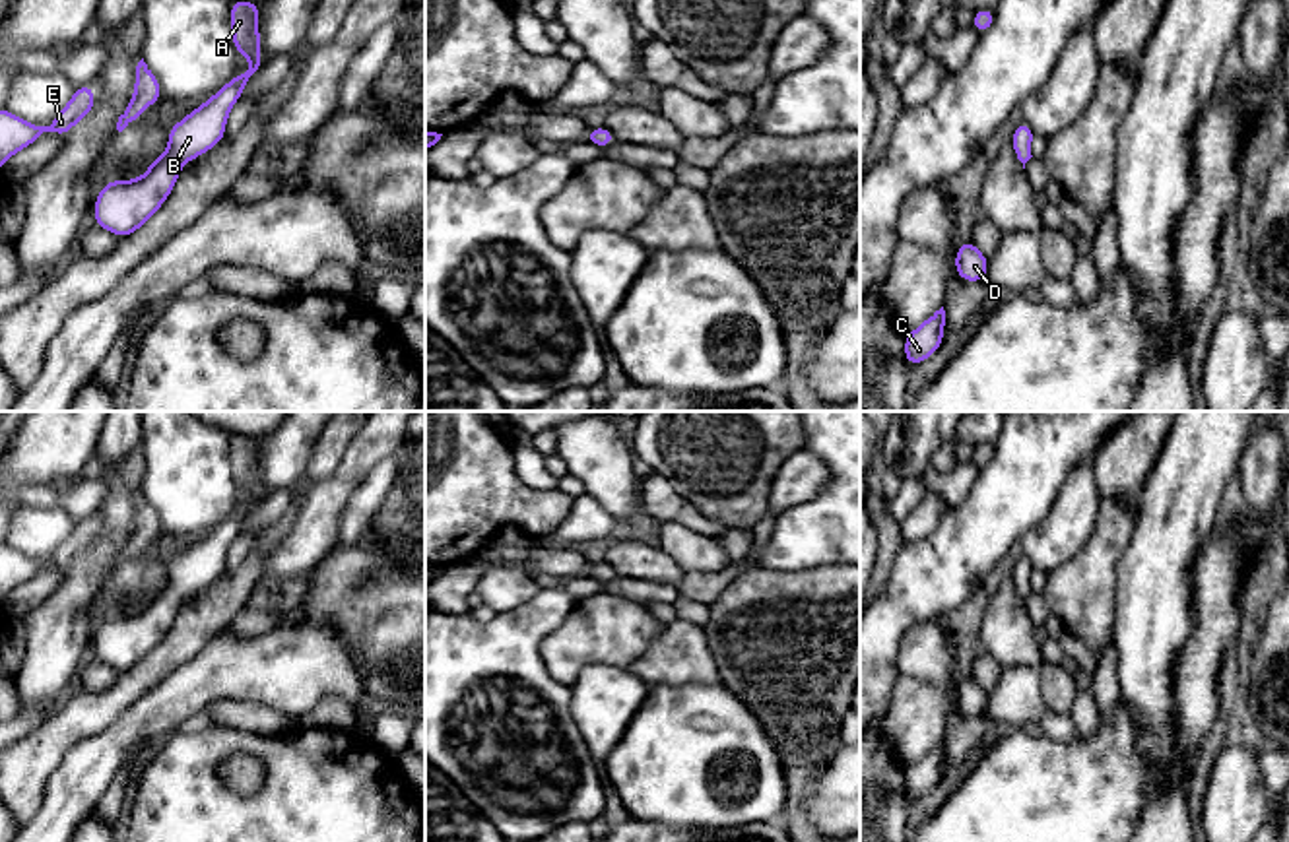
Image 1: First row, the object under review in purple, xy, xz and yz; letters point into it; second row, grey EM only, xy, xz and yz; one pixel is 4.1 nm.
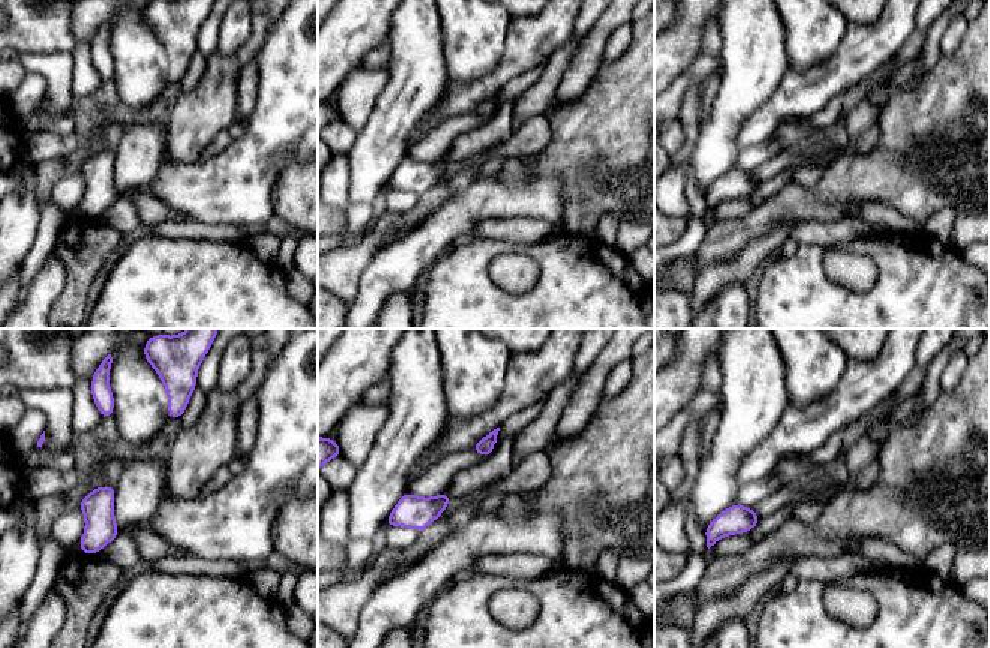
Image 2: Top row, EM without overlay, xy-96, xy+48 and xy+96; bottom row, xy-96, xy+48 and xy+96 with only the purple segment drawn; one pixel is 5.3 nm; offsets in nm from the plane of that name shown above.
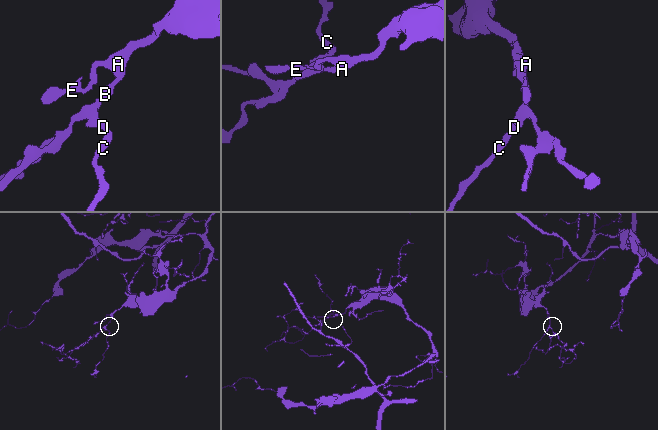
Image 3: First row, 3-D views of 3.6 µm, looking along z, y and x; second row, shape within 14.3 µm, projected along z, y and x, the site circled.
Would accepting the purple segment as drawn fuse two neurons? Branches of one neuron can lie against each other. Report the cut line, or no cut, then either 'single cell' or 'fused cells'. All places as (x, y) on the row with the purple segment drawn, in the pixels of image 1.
no cut; single cell

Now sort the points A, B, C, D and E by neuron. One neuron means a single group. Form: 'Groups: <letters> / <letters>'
Groups: A B C D E

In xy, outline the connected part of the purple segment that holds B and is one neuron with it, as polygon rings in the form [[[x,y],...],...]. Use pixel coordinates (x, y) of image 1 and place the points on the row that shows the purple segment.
[[[231,0],[231,37],[235,52],[252,62],[250,70],[237,74],[214,97],[169,128],[169,147],[153,157],[149,171],[134,180],[105,182],[95,206],[95,225],[118,239],[140,229],[169,198],[181,169],[225,136],[231,107],[241,99],[243,87],[266,66],[260,56],[258,10],[262,4]]]

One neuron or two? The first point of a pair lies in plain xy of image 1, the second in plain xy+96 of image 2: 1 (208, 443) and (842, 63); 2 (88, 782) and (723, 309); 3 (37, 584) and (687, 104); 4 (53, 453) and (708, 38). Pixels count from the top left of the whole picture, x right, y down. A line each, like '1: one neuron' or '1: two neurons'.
1: two neurons
2: two neurons
3: two neurons
4: two neurons

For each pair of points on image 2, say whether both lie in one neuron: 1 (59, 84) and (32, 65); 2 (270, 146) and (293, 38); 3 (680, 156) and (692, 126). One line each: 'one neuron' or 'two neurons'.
1: one neuron
2: one neuron
3: one neuron

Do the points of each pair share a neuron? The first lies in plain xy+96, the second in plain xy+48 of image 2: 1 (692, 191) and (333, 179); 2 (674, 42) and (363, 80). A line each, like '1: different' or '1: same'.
1: different
2: different

